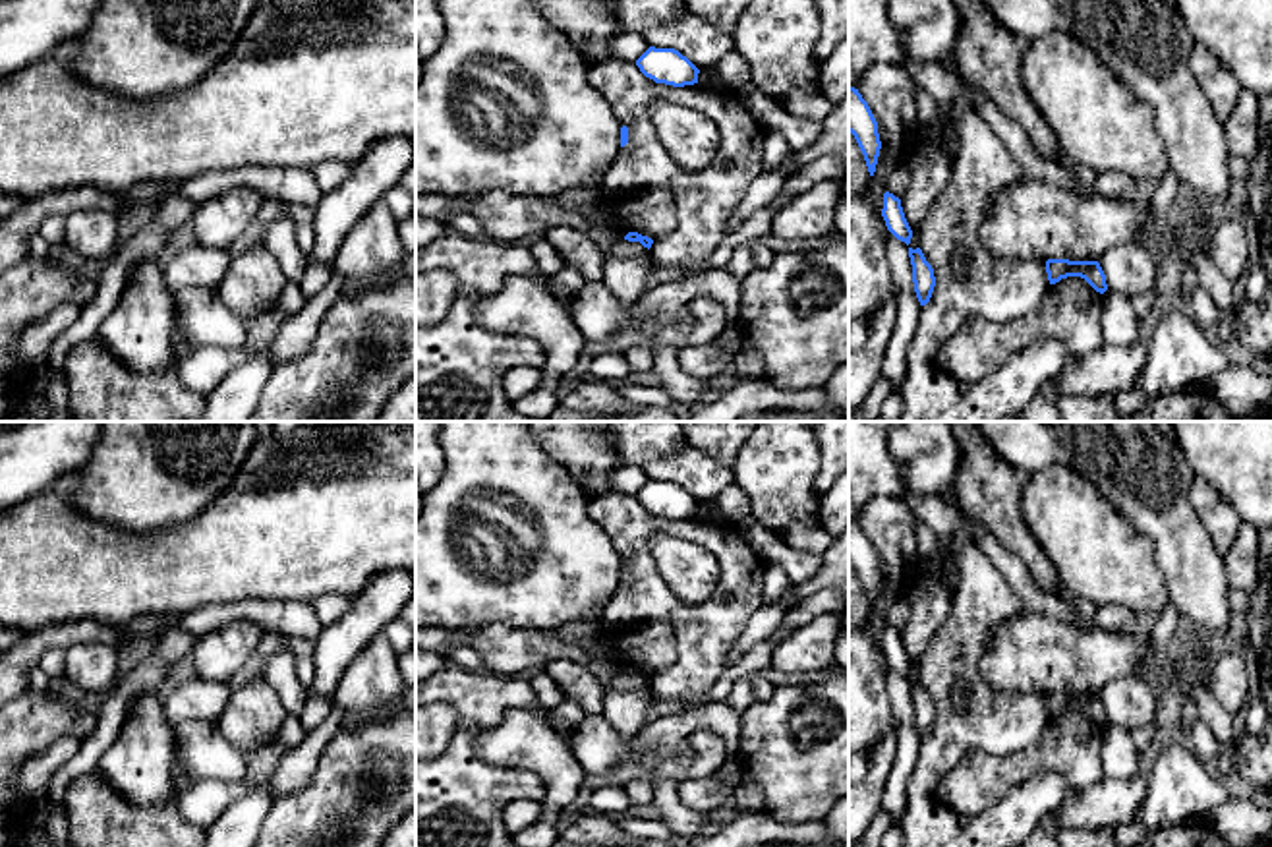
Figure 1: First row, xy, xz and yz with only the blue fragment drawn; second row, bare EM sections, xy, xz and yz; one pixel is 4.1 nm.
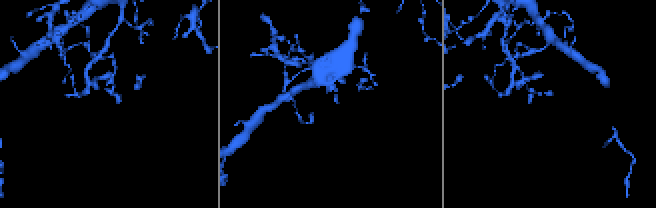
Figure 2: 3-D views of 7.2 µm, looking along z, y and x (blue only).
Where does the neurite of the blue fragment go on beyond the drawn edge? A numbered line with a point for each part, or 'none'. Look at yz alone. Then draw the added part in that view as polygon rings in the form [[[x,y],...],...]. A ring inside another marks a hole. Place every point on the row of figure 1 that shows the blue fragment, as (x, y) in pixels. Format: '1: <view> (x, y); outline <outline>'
none

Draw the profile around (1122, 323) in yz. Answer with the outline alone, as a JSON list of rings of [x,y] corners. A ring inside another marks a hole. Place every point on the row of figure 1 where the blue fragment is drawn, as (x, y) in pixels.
[[[1106,290],[1104,298],[1104,342],[1110,346],[1129,346],[1139,340],[1141,319],[1121,292]]]

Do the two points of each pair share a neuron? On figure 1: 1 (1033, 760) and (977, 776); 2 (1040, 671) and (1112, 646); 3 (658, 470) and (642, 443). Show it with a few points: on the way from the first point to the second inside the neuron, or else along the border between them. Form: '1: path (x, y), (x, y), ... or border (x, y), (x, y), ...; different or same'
1: path (1019, 766), (990, 776); same
2: path (1058, 658), (1095, 656); same
3: border (689, 445), (642, 465); different

